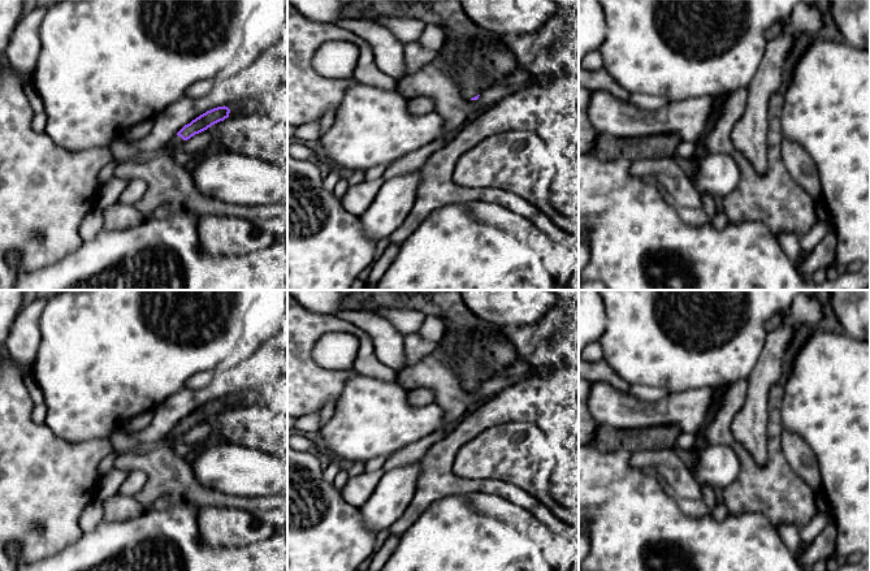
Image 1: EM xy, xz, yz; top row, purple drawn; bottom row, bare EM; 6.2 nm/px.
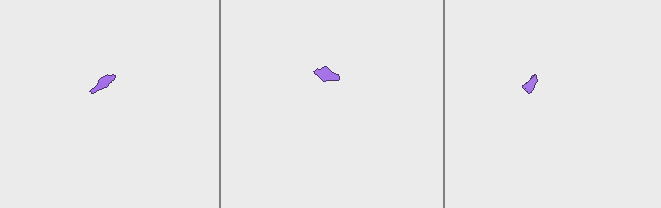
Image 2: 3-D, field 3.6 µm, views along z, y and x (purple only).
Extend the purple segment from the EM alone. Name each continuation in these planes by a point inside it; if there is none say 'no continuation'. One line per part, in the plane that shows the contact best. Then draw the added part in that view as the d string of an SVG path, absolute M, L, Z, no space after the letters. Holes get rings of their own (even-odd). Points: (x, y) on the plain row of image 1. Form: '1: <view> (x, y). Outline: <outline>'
1: xz (472, 353). Outline: M354 290L354 306L369 303L395 303L407 306L425 315L438 316L445 323L445 334L447 345L447 364L458 373L462 388L466 392L480 386L484 381L495 377L499 371L506 369L518 362L519 354L514 346L507 342L501 334L489 334L485 321L479 319L464 304L458 290L447 290L434 294L412 294L404 295L401 290Z

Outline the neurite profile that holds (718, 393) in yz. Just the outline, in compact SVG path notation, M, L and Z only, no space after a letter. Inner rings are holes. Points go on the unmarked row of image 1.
M727 388L714 389L713 403L711 403L711 407L710 407L707 418L706 418L706 424L710 423L711 418L718 412L726 389Z

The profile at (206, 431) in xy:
M204 421L199 425L195 425L190 431L185 432L181 437L178 437L177 441L169 441L165 437L165 438L156 441L153 444L146 444L146 445L137 446L133 450L125 451L125 453L142 454L142 453L147 453L150 450L153 450L153 449L157 449L161 446L174 447L177 444L194 445L194 444L199 444L199 442L215 438L215 434L216 434L216 429L215 429L213 424L209 421Z

